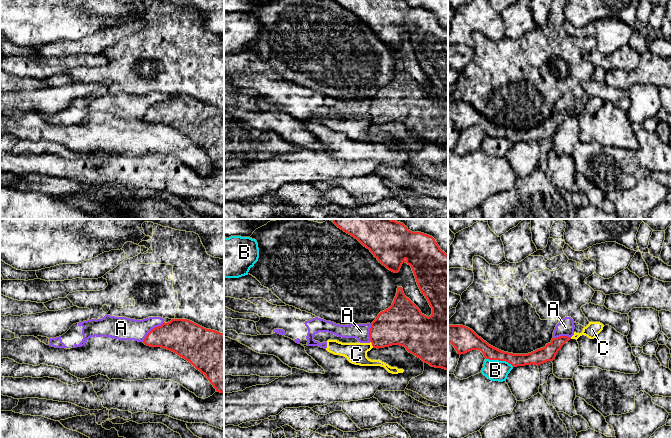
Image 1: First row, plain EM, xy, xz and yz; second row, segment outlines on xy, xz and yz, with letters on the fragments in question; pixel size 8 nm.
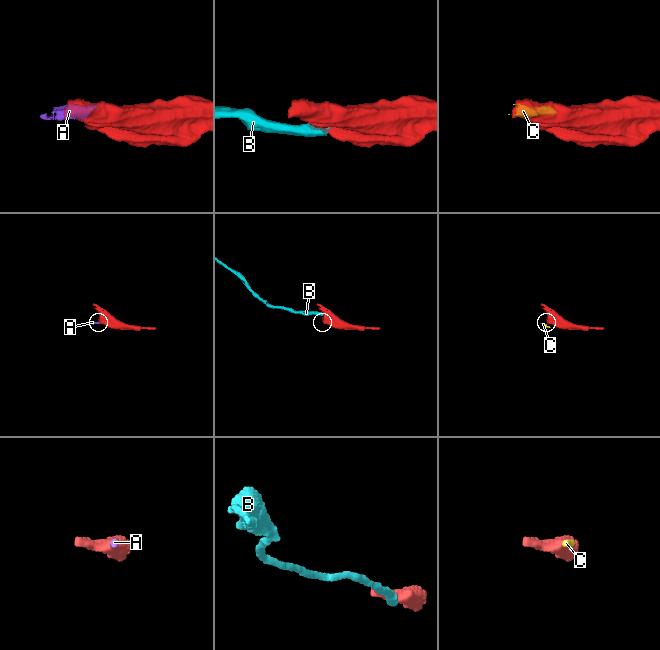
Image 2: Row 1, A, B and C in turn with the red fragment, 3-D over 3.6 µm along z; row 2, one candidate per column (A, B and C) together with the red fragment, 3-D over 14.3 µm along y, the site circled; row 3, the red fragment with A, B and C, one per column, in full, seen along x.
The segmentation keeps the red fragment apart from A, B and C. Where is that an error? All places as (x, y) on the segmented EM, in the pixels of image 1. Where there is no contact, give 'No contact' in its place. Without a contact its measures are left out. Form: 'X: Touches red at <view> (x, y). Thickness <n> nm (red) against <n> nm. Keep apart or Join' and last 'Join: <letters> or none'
A: Touches red at xy (152, 329). Thickness 280 nm (red) against 190 nm. Keep apart
B: Touches red at yz (500, 360). Thickness 120 nm (red) against 170 nm. Keep apart
C: Touches red at xz (372, 345). Thickness 300 nm (red) against 180 nm. Keep apart
Join: none

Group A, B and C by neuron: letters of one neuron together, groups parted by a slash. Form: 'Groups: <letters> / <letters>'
Groups: A C / B

